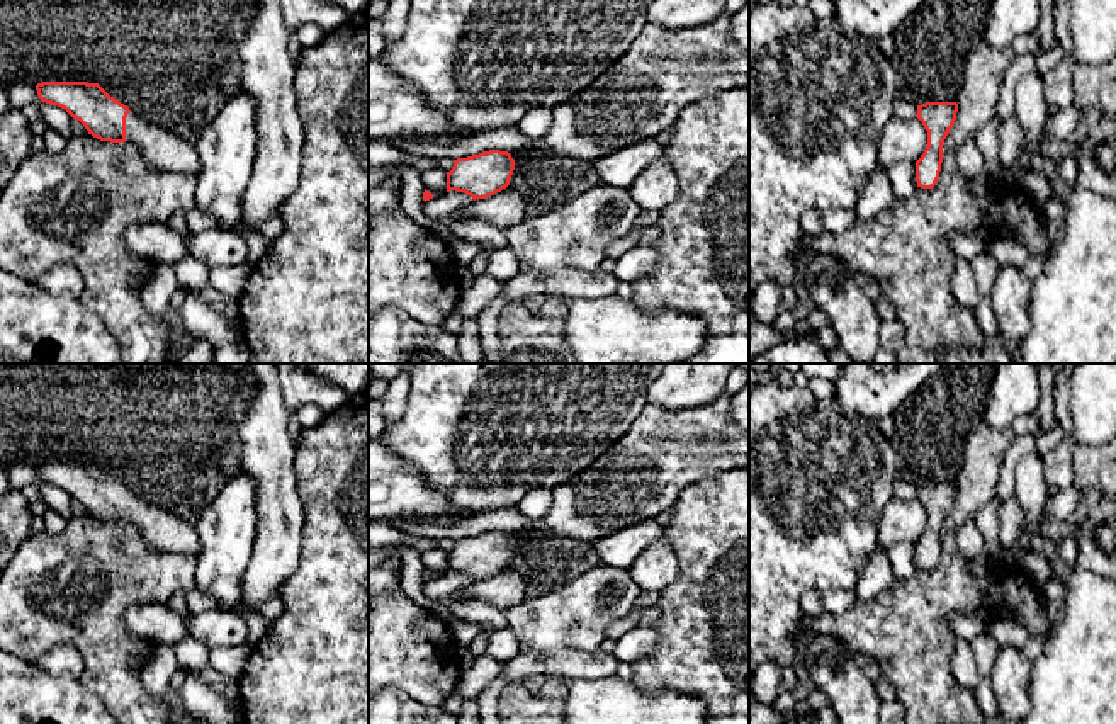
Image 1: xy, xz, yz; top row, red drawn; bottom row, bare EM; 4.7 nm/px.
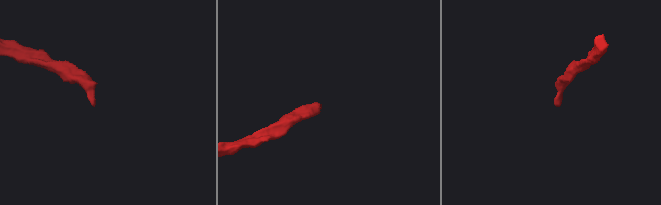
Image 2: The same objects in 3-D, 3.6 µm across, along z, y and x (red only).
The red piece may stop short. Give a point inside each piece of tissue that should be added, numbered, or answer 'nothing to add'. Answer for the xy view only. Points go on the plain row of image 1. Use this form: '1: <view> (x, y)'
1: xy (162, 531)

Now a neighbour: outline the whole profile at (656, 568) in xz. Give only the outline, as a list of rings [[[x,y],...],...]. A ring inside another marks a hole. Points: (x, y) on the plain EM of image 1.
[[[662,537],[632,563],[628,573],[642,591],[662,591],[679,573],[674,547]]]

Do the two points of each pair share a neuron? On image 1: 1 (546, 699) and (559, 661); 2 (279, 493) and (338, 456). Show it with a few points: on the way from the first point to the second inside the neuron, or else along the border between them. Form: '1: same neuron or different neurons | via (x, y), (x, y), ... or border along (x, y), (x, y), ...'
1: different neurons | border along (552, 675), (566, 682)
2: different neurons | border along (296, 447), (296, 493), (303, 507), (304, 522)

